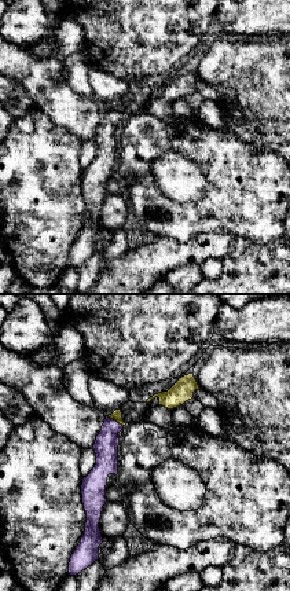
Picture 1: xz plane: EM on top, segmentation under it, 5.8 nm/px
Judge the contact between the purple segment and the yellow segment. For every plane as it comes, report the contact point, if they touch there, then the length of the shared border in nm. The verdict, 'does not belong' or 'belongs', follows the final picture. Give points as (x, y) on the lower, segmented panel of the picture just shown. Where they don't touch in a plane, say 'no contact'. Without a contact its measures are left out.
contact (116, 421); length 110 nm

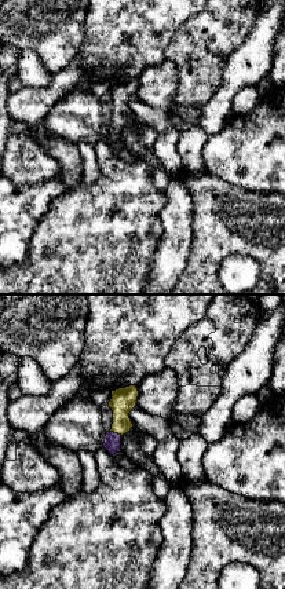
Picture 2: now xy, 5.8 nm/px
contact (116, 434); length 80 nm

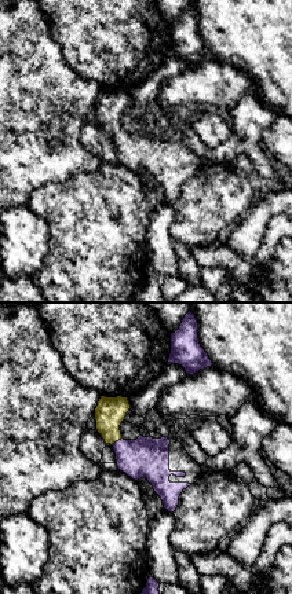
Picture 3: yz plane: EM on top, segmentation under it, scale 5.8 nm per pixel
contact (116, 442); length 80 nm

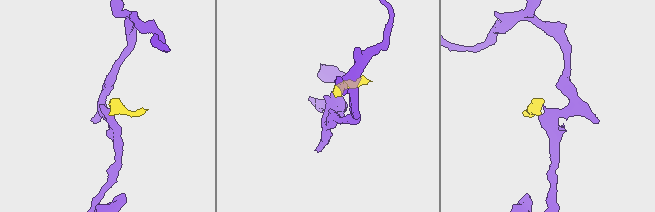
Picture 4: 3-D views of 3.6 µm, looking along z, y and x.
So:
belongs

